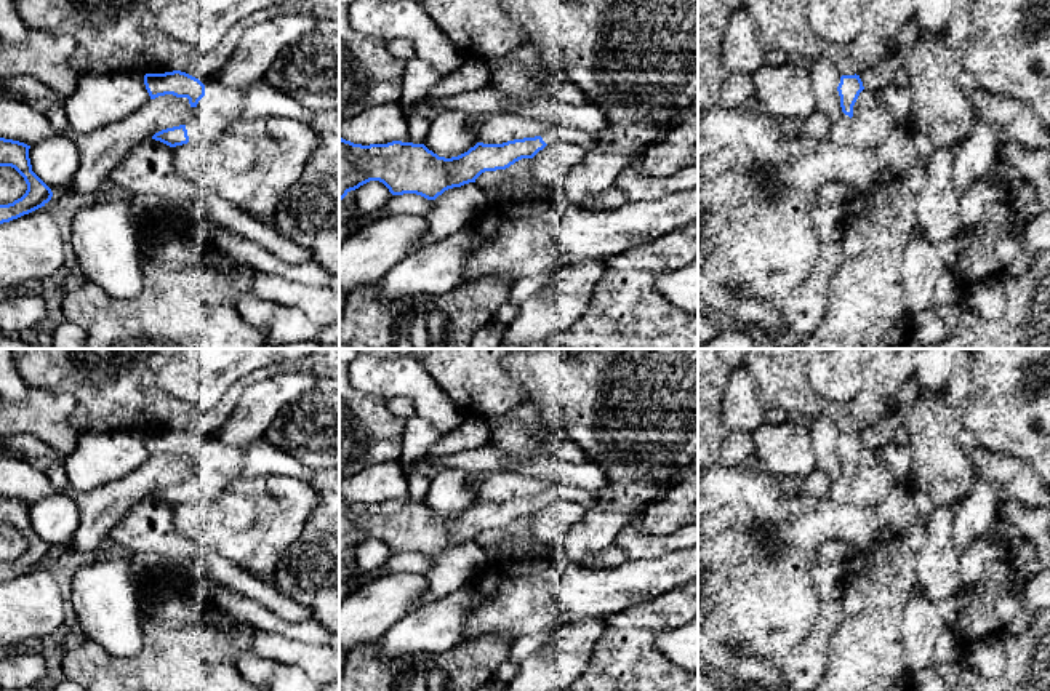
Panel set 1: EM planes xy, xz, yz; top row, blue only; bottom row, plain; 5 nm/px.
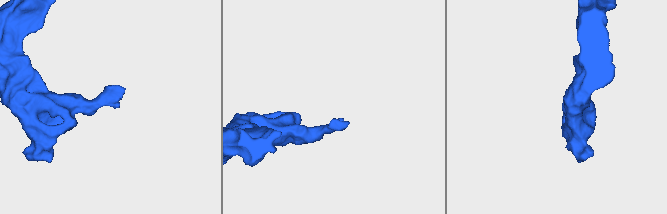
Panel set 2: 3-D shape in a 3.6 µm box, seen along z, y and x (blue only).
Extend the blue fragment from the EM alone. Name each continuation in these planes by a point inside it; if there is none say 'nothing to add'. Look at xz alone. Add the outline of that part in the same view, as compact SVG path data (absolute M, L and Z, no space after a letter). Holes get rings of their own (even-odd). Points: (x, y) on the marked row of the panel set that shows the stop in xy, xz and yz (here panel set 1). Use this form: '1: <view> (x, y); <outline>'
1: xz (557, 133); M554 123L551 130L544 133L541 138L546 144L568 142L568 144L578 144L586 150L595 146L594 136L591 133L579 131L570 126L562 126L557 123Z

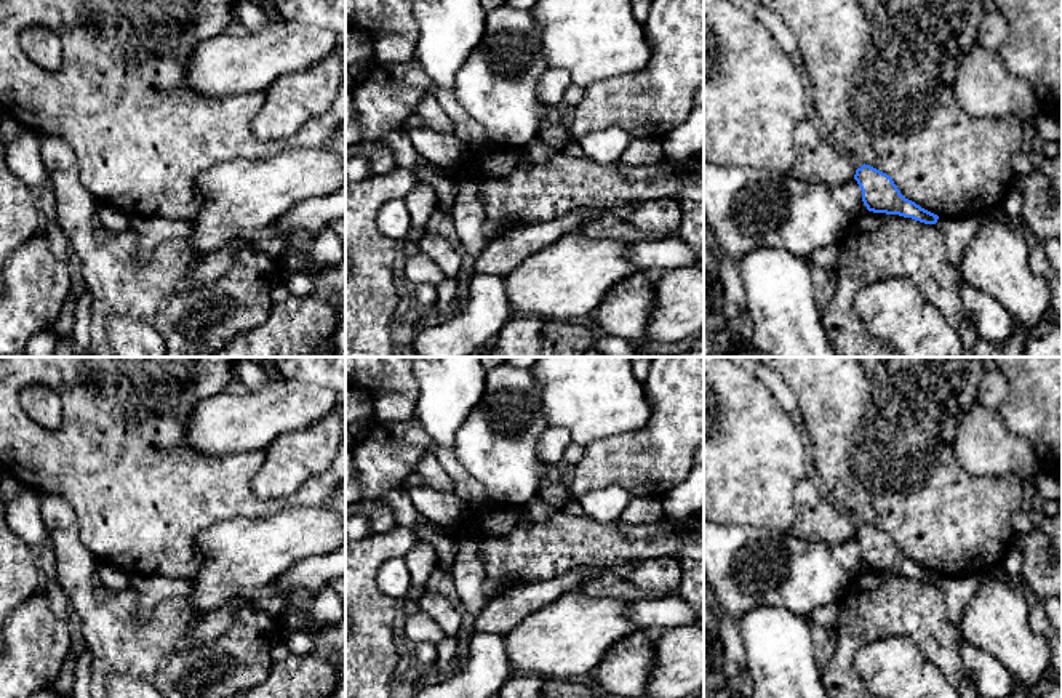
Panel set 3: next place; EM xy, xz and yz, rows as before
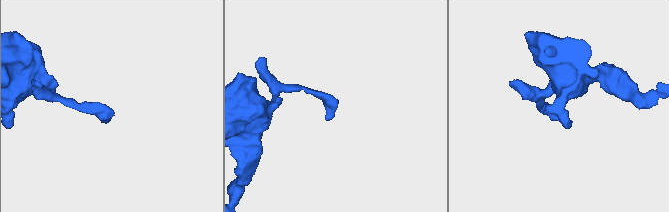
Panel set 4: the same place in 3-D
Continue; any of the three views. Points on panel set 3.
nothing to add

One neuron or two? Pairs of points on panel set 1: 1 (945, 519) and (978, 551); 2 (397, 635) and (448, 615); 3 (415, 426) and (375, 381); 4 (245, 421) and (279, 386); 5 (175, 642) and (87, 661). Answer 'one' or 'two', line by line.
1: two
2: one
3: two
4: one
5: one

